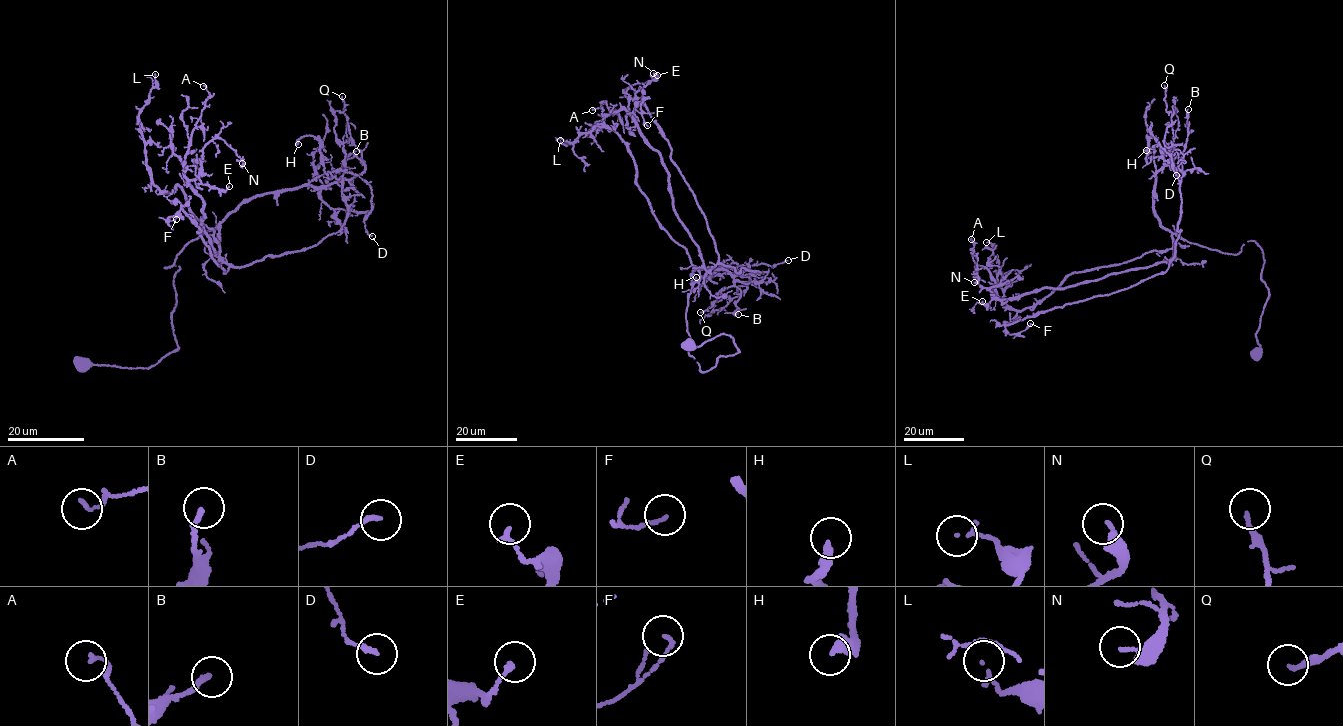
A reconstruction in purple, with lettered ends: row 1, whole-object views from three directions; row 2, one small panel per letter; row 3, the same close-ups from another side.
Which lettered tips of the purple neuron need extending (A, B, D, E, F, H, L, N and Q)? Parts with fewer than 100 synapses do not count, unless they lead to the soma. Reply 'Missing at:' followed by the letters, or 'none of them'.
Missing at: none of them

